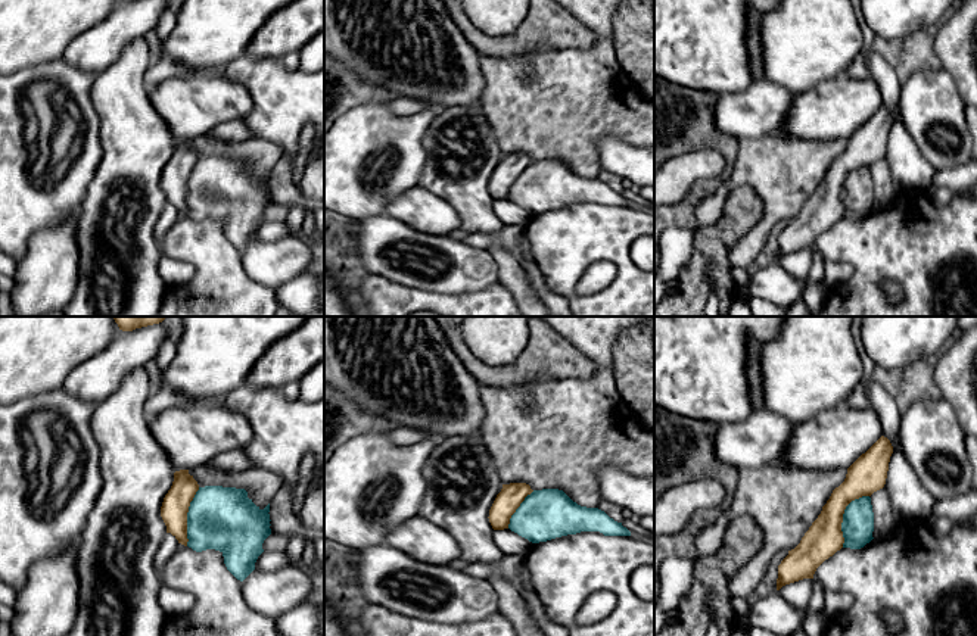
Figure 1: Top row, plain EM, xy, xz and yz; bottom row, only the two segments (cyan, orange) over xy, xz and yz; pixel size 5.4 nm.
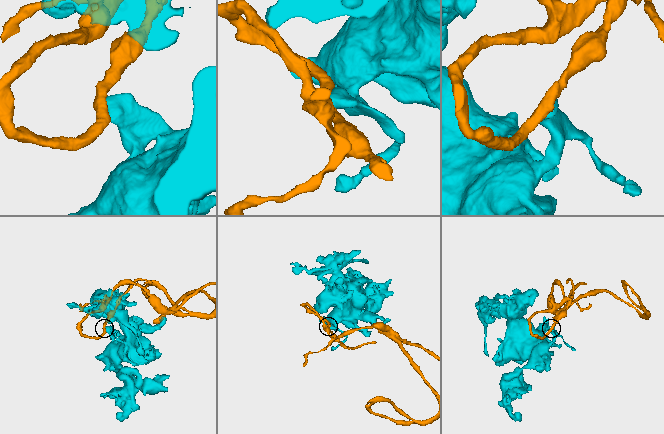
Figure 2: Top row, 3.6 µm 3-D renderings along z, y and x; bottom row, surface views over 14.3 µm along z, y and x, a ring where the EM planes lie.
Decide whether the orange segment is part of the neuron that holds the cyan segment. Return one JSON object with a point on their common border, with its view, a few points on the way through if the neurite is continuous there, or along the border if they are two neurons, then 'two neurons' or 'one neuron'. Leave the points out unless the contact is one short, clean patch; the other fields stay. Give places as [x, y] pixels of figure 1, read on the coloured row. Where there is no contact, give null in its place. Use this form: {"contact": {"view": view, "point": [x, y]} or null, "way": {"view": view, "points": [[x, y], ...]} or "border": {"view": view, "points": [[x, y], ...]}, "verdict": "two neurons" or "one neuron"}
{"contact": {"view": "yz", "point": [843, 516]}, "way": {"view": "yz", "points": [[858, 520], [843, 516], [853, 492], [865, 476]]}, "verdict": "one neuron"}

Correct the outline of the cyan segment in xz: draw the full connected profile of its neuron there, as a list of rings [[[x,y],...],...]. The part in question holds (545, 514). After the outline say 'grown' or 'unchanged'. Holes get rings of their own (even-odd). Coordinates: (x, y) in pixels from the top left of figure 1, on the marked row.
[[[526,483],[502,484],[488,518],[494,530],[510,529],[532,543],[581,531],[631,536],[622,523],[614,521],[604,511],[581,506],[563,490],[532,490]]]; grown

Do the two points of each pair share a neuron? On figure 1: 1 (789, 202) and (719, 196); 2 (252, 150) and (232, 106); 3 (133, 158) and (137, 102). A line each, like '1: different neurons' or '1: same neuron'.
1: same neuron
2: different neurons
3: same neuron

